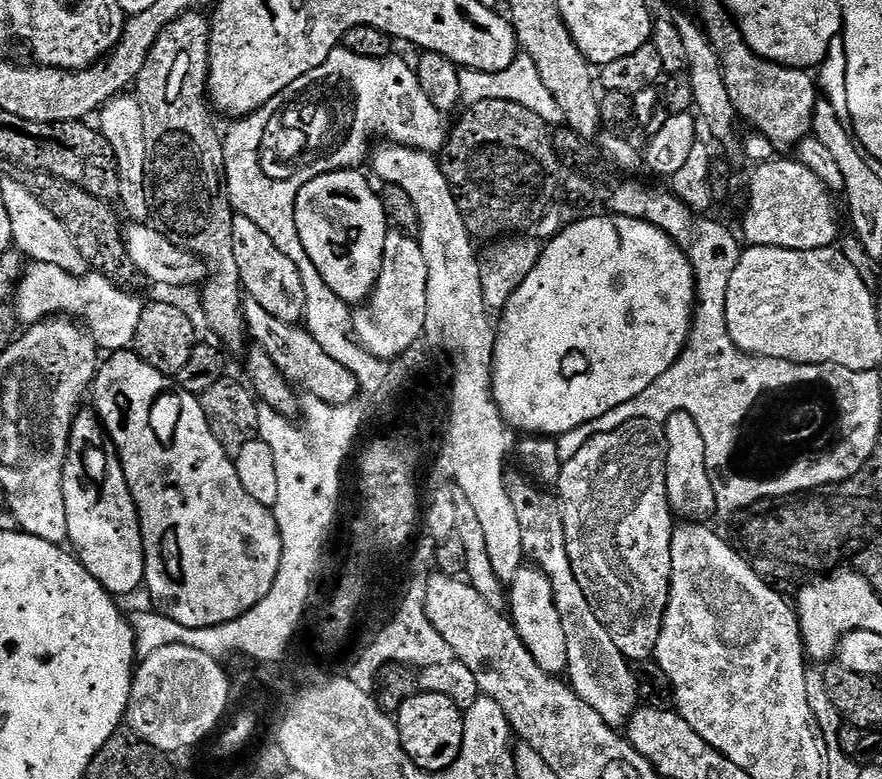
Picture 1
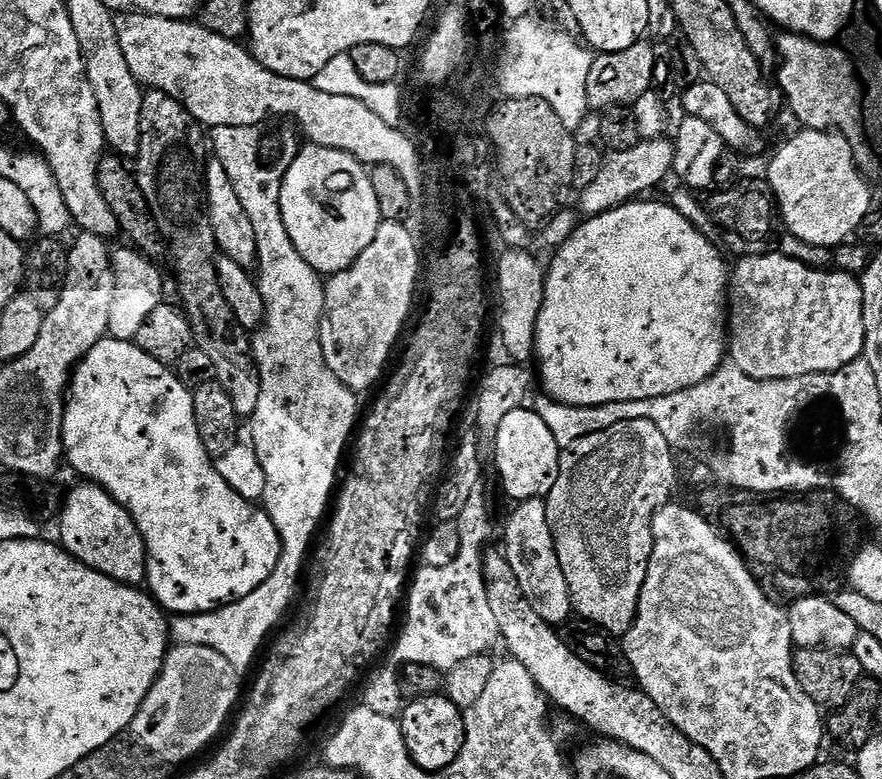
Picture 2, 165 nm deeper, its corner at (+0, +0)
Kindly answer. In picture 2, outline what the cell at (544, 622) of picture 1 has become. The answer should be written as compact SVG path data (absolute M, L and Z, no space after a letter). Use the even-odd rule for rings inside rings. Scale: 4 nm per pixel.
M522 500L515 505L512 517L504 528L504 557L510 562L522 594L538 610L538 618L550 625L560 626L573 615L570 586L566 586L566 574L558 562L554 538L548 521L548 505L544 500Z

